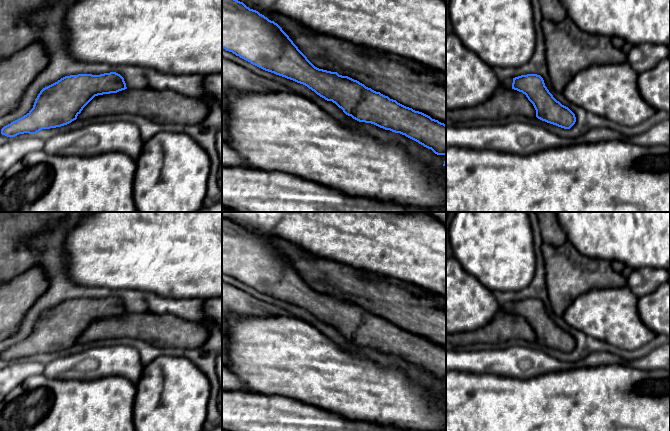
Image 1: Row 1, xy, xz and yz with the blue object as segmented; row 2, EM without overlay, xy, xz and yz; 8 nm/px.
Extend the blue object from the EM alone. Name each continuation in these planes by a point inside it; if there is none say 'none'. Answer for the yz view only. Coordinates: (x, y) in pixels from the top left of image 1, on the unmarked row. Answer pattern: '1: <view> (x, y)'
1: yz (507, 308)

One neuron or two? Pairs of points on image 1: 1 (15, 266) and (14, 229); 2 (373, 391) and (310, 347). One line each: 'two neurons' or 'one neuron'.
1: one neuron
2: one neuron

